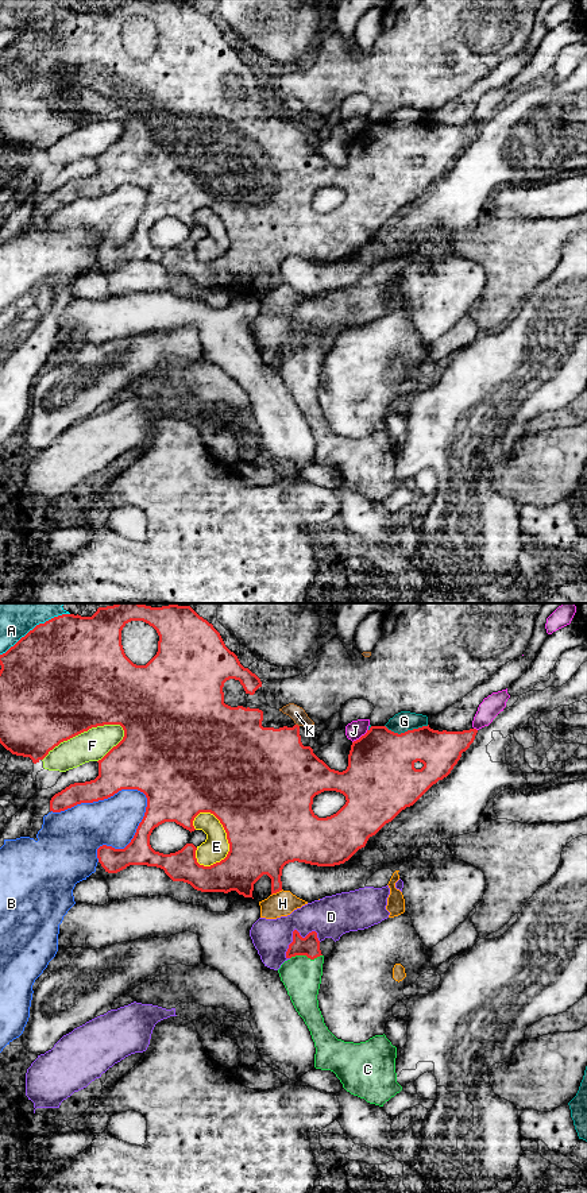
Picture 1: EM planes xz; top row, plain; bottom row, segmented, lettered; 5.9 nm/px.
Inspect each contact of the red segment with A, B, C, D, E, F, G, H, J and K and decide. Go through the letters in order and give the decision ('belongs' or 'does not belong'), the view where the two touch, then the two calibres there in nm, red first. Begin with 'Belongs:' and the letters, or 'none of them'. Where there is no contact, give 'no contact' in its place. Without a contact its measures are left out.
Belongs: C
A: does not belong | xz | 500/190 nm
B: does not belong | xz | 280/320 nm
C: belongs | xz | 120/240 nm
D: does not belong | xz | 120/260 nm
E: does not belong | xz | 500/150 nm
F: does not belong | xz | 500/190 nm
G: does not belong | xz | 400/120 nm
H: does not belong | xz | 280/150 nm
J: does not belong | xz | 400/110 nm
K: does not belong | xz | 380/90 nm

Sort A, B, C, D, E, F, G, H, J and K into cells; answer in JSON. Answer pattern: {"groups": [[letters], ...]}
{"groups": [["A"], ["B"], ["C"], ["D"], ["E"], ["F"], ["G"], ["H"], ["J"], ["K"]]}

